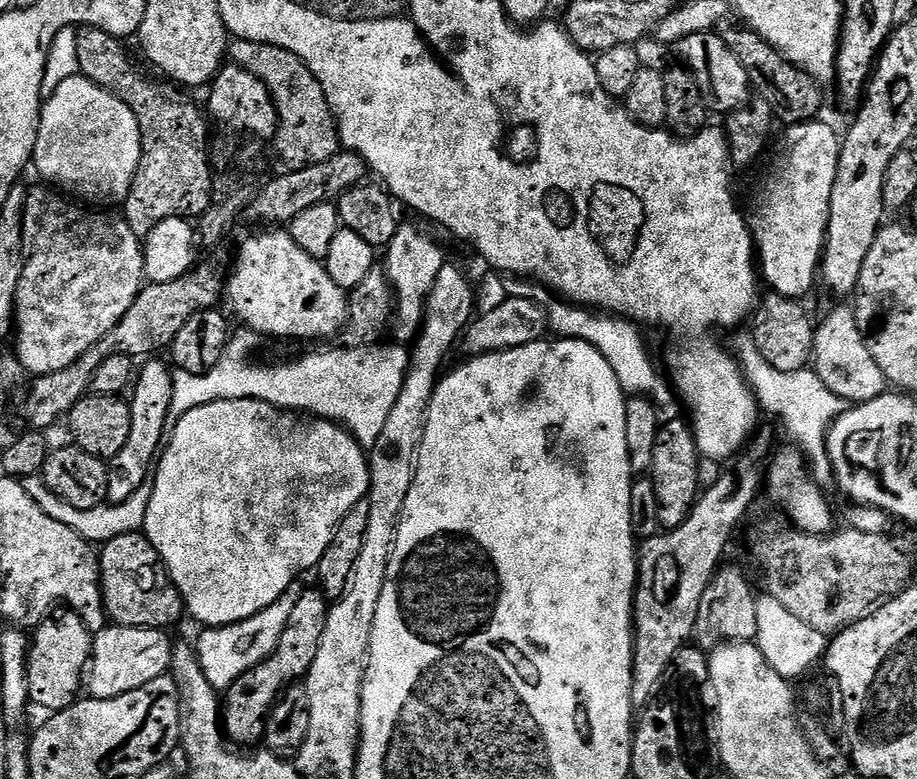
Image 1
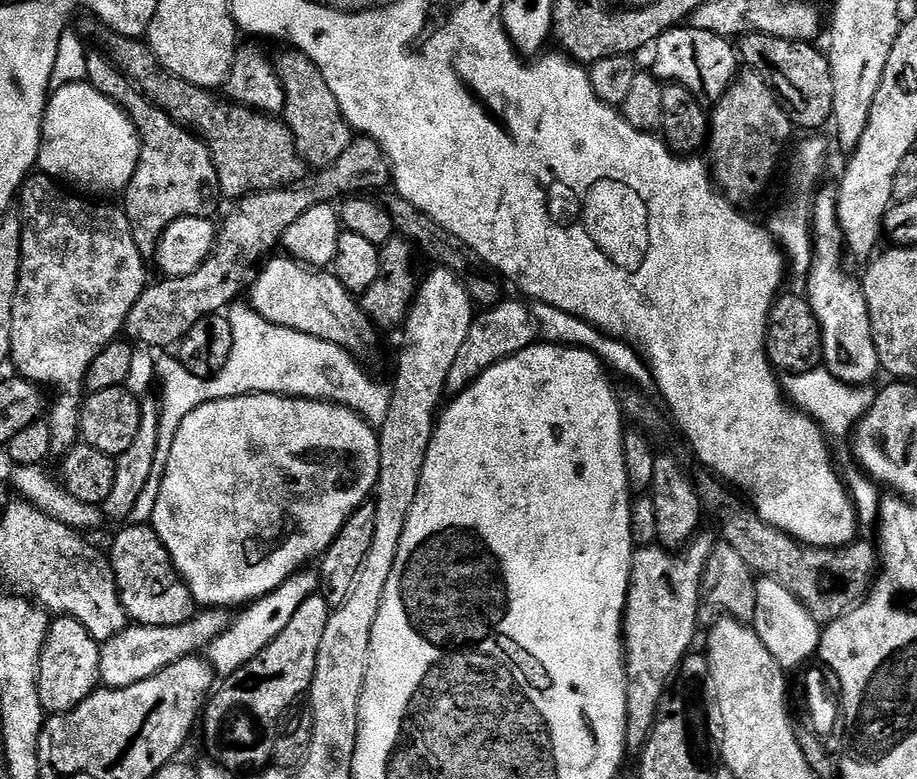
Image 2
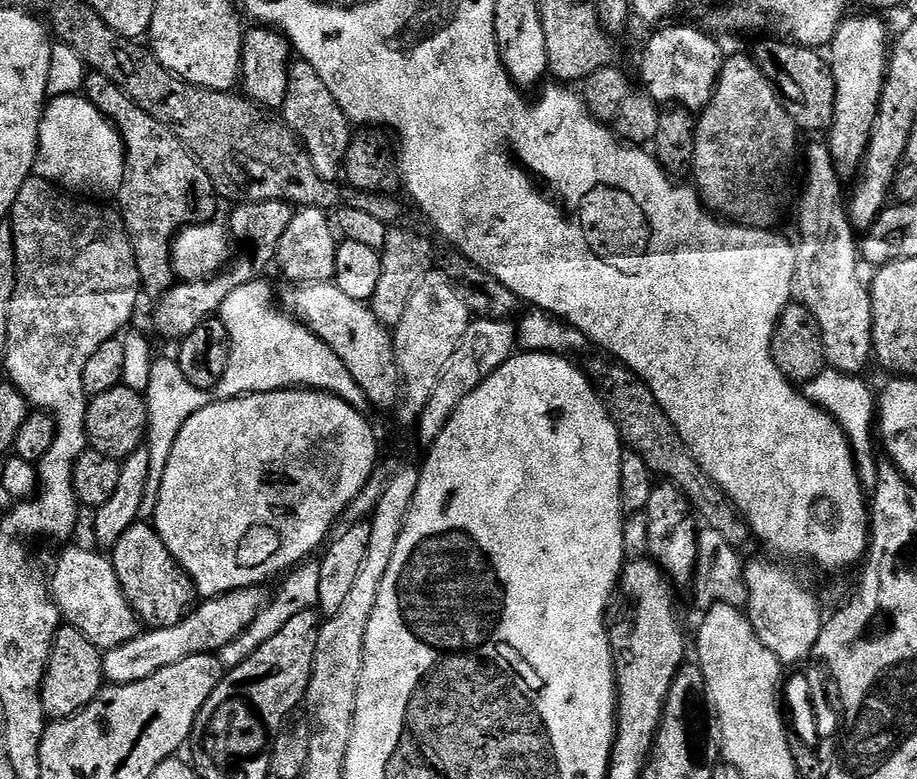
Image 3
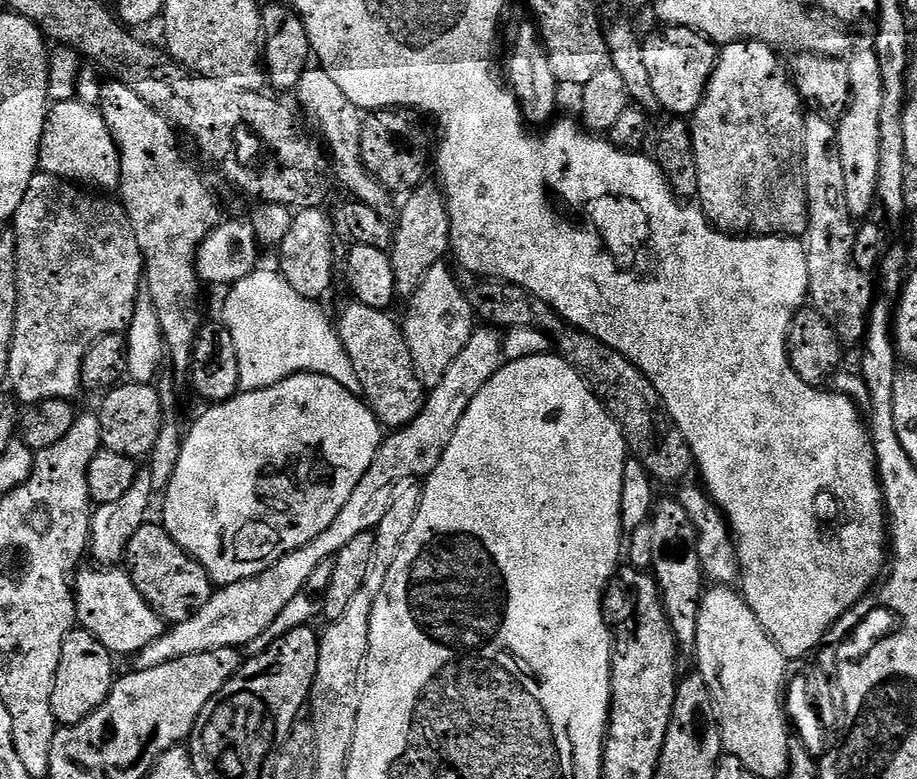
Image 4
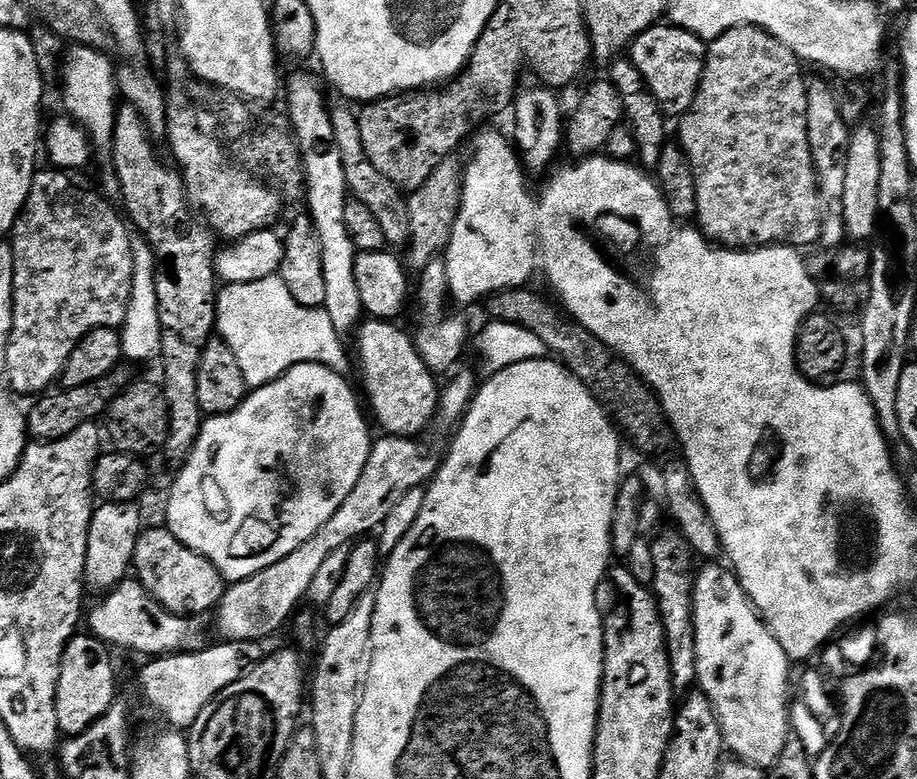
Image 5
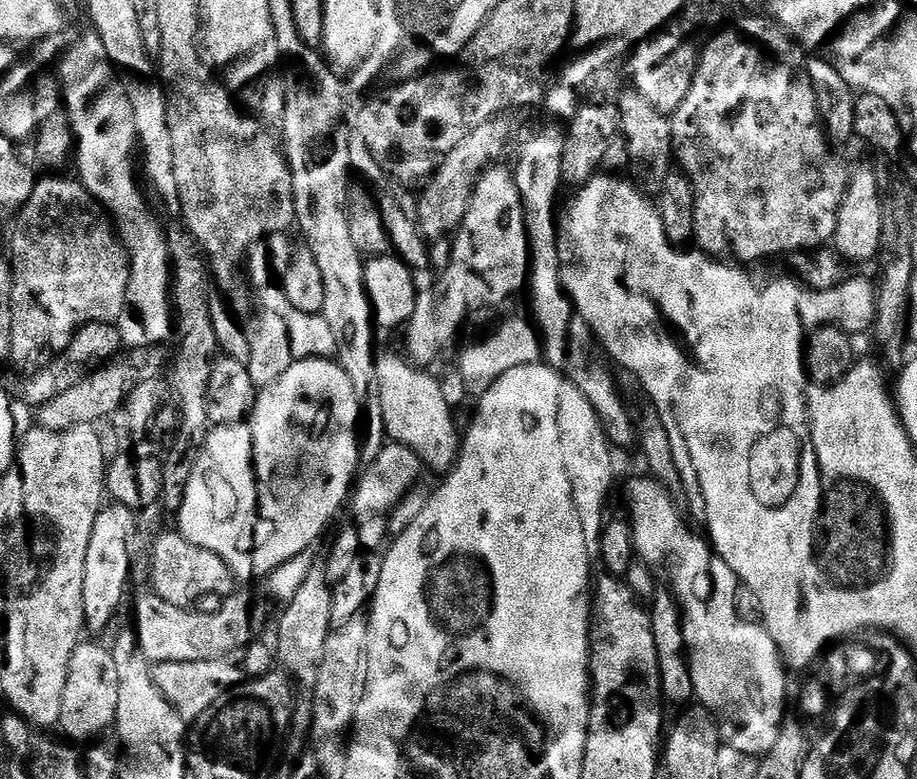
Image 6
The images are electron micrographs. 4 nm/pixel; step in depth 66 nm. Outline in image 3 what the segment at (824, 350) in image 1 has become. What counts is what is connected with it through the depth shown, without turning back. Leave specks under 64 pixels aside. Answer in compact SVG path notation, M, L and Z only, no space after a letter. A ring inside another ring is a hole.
M827 143L812 144L808 148L808 177L804 180L804 197L800 200L800 240L798 239L798 259L796 261L796 288L798 289L799 303L806 305L812 311L818 326L824 335L824 348L828 351L828 364L838 372L850 372L853 374L863 373L863 368L867 366L868 359L871 361L874 356L872 346L872 289L869 281L864 280L860 273L862 269L860 250L858 247L858 233L852 227L852 219L848 217L848 206L846 203L846 188L844 192L845 181L842 179L839 170L836 168L835 161L832 160L832 154L828 149Z

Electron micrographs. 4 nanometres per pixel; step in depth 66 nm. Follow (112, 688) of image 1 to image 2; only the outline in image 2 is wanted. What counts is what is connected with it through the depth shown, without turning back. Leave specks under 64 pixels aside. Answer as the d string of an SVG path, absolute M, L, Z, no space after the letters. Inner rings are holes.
M210 608L197 611L192 619L184 624L169 628L145 628L129 626L114 638L103 641L100 650L100 679L105 688L125 688L134 686L187 656L195 656L201 650L207 649L224 633L230 623L227 611Z

